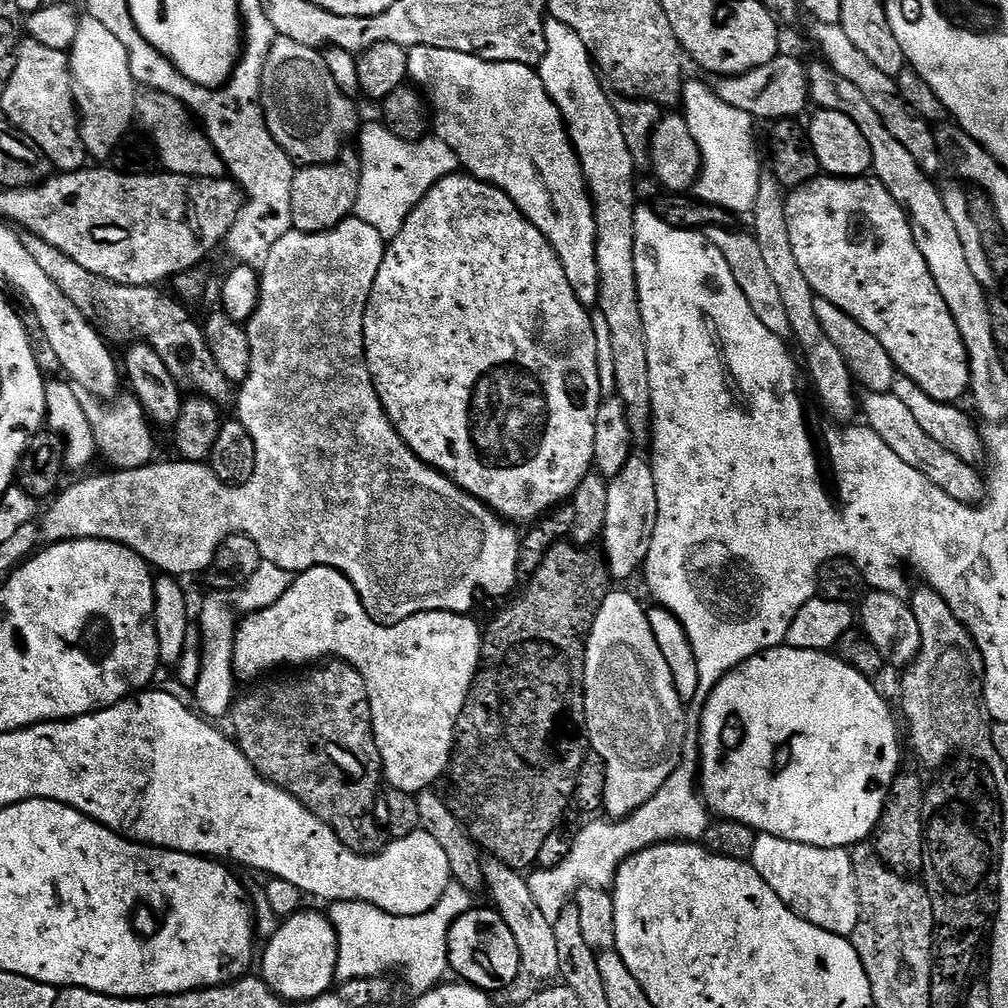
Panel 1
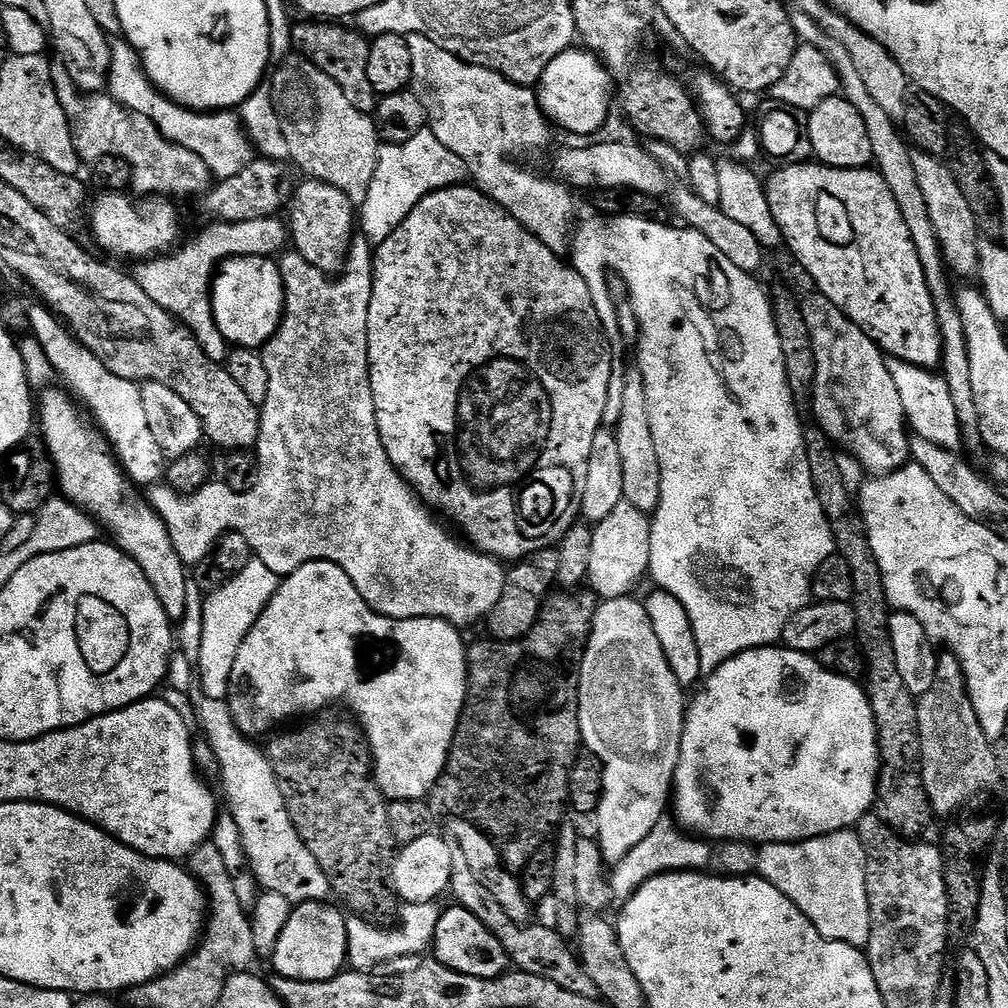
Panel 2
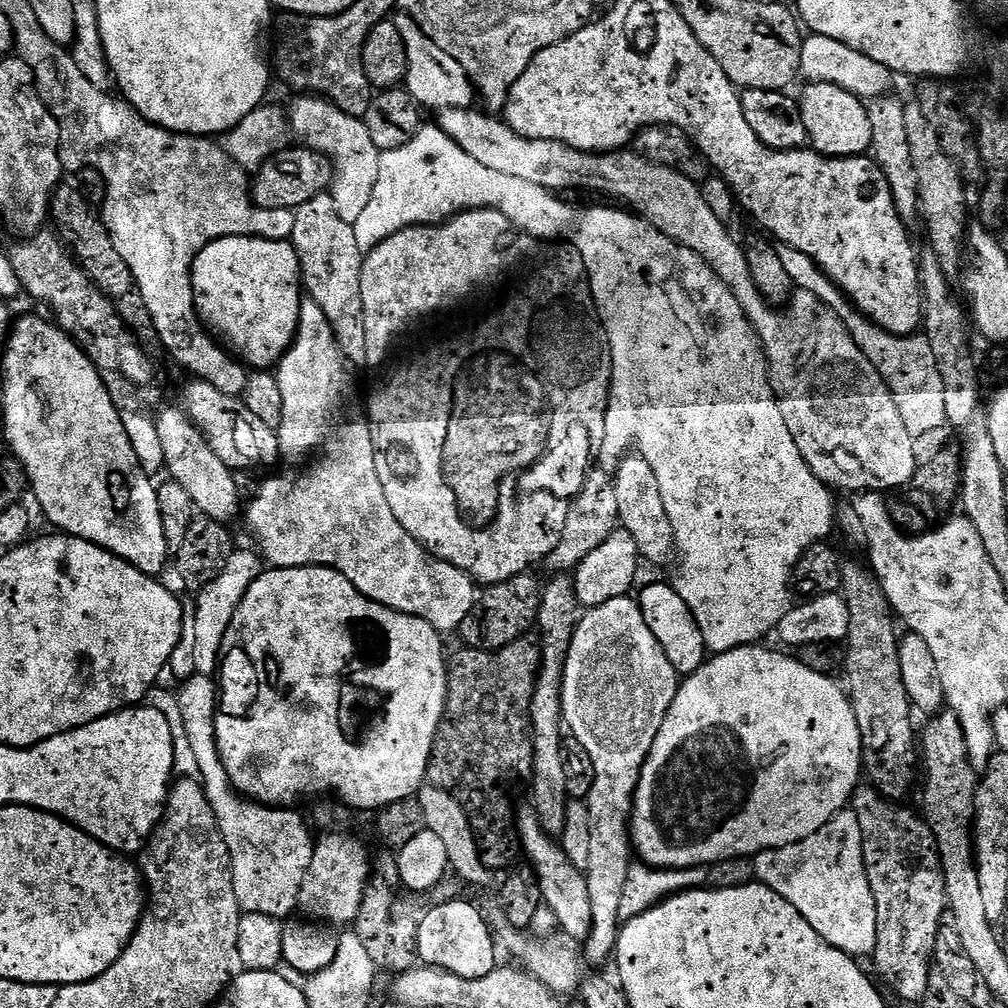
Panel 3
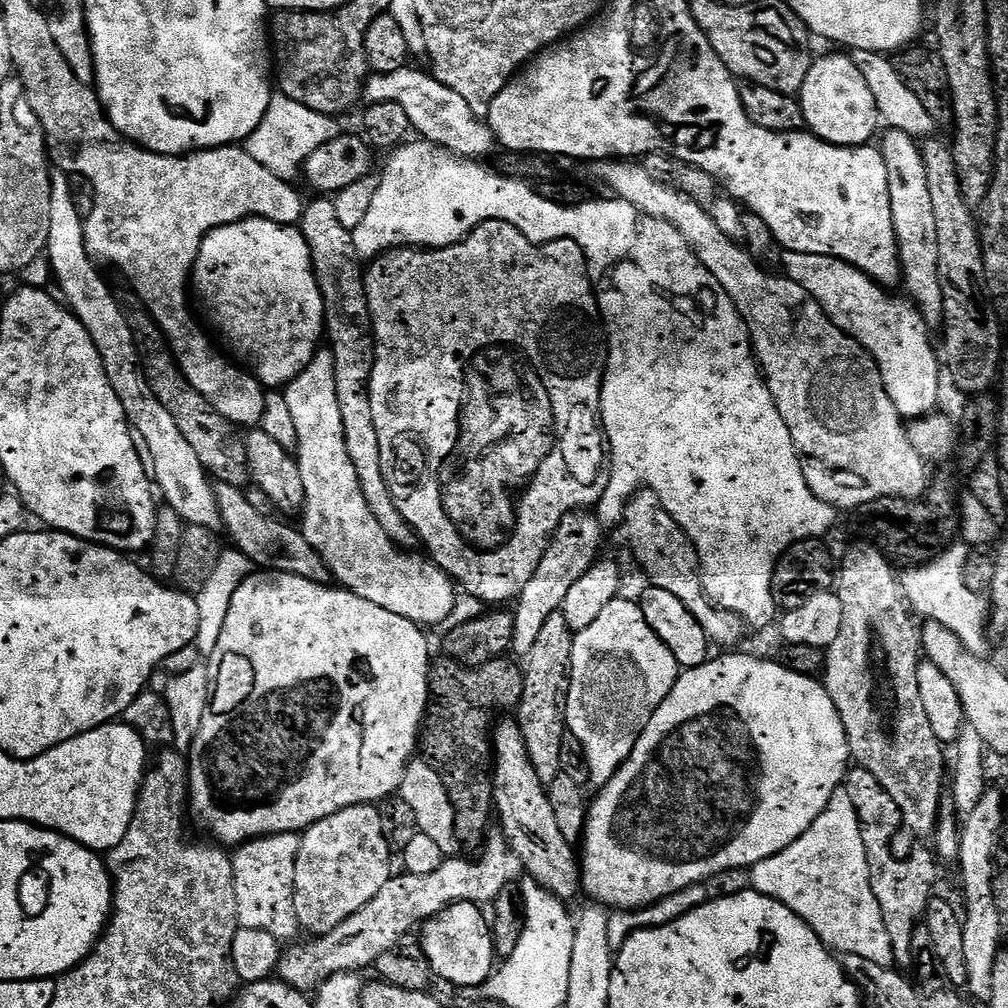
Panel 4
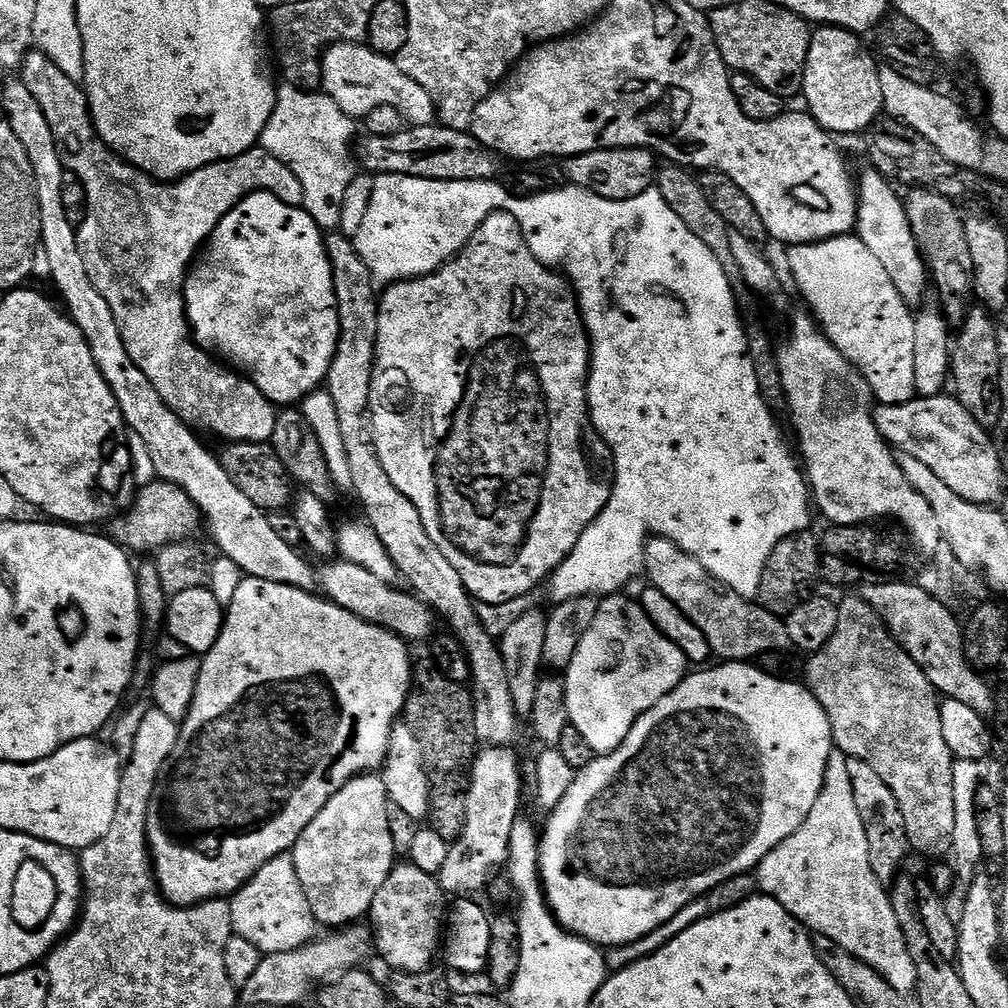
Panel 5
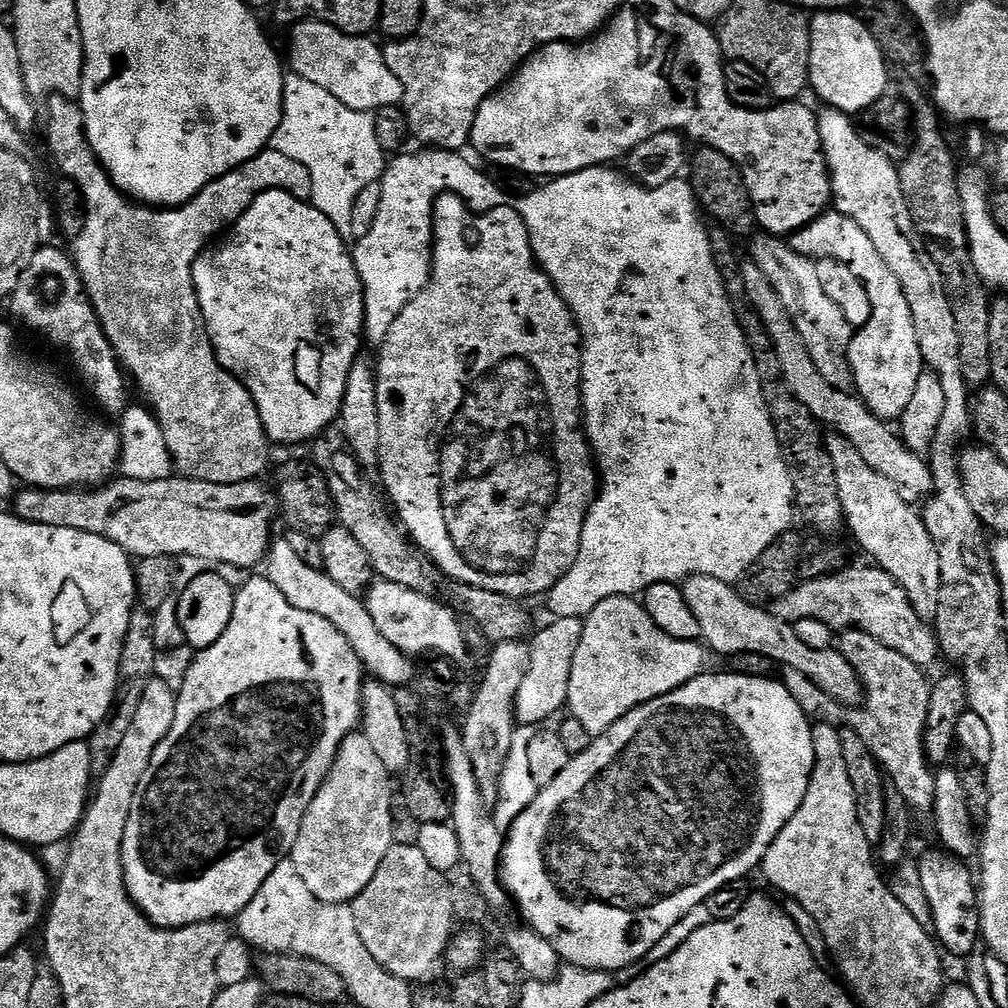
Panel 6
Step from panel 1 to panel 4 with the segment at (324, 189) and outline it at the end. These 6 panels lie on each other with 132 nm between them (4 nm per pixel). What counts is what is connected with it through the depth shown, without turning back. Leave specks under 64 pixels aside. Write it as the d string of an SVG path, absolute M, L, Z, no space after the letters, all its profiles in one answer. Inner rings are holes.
M309 199L305 203L304 216L300 219L298 227L312 251L312 268L316 272L316 281L324 299L326 340L332 343L330 351L334 358L334 382L338 394L338 410L342 413L342 430L346 438L346 450L350 454L350 462L354 462L354 470L358 470L358 482L362 486L362 494L366 498L366 504L370 506L370 512L374 514L374 518L378 518L378 524L382 526L382 530L386 530L386 534L394 541L397 548L412 550L417 547L418 537L415 530L406 522L406 518L402 518L398 506L394 506L394 498L386 486L386 478L382 474L382 462L380 461L378 430L374 426L374 410L370 410L370 390L368 387L372 377L374 337L368 314L368 299L364 293L364 273L366 268L361 261L358 250L354 246L352 230L342 226L341 219L338 218L334 199L312 199L316 200Z

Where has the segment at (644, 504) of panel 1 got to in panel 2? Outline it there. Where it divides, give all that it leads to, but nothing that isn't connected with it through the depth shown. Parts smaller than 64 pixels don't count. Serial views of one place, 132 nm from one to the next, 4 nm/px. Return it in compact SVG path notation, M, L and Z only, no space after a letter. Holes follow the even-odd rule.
M627 502L614 506L614 514L610 514L602 523L593 527L594 547L590 553L590 570L586 581L587 587L595 592L601 601L622 600L633 595L636 583L648 576L650 562L650 534L652 522L649 513L638 510Z

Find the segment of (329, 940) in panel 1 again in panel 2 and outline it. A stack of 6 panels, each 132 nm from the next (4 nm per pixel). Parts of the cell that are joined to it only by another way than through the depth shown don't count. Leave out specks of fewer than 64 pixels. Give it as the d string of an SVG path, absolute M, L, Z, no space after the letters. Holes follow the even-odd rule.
M311 900L293 907L290 922L286 922L278 937L278 946L274 946L274 954L270 957L270 964L276 967L275 975L302 982L326 982L345 971L348 964L348 920L345 913L333 904Z

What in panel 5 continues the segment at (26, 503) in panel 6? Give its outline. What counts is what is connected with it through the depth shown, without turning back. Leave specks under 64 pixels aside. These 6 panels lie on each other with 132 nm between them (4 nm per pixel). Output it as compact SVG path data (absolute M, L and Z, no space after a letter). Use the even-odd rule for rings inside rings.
M157 479L151 484L143 485L143 487L135 493L132 507L111 521L110 529L111 528L111 539L115 540L121 548L132 554L135 554L135 552L148 552L144 554L152 554L159 549L165 548L168 544L183 544L191 541L193 537L195 537L192 535L194 535L199 528L201 531L202 517L194 506L192 499L188 497L181 488L173 484L168 484L165 480Z

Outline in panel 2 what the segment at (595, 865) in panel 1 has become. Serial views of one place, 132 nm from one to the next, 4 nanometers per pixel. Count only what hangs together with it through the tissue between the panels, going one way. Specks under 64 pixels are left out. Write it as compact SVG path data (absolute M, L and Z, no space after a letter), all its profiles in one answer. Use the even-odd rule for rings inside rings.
M668 818L660 820L658 826L654 826L654 830L650 830L650 834L646 834L646 838L642 838L630 854L626 854L626 858L615 861L610 872L613 897L620 902L629 900L646 881L663 872L699 872L707 869L712 850L713 845L709 841L689 834L679 823Z

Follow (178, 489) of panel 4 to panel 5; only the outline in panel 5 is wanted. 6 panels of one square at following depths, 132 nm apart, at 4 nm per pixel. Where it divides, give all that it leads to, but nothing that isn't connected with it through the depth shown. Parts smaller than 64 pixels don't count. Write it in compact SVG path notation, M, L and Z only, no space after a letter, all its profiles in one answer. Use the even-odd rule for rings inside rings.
M16 78L16 80L5 82L4 112L8 115L5 116L7 124L14 130L14 134L18 134L18 142L22 142L26 154L30 154L30 166L34 166L34 178L42 218L42 234L40 235L42 256L43 259L44 256L48 259L48 272L52 275L57 290L60 291L59 299L68 315L72 317L72 321L82 330L82 334L90 346L90 354L94 354L94 362L98 366L102 378L106 378L106 382L122 410L125 425L131 431L137 432L142 437L142 442L146 442L157 477L168 484L178 486L192 499L206 525L206 532L208 528L213 542L220 547L219 555L230 558L230 562L238 565L244 576L266 578L266 582L278 582L305 590L315 589L318 584L317 569L310 568L307 562L299 556L301 553L297 549L291 548L286 542L282 542L282 538L278 538L278 534L274 534L268 521L269 513L254 506L254 502L250 502L250 498L246 498L246 494L242 494L242 490L238 490L238 486L234 486L234 482L230 482L230 474L226 474L219 455L215 451L212 453L199 440L201 437L180 420L178 414L174 414L174 410L170 410L170 406L166 406L162 402L162 398L158 394L158 390L154 390L150 378L146 378L146 374L142 374L142 370L138 370L138 366L134 366L130 354L126 354L122 334L118 334L118 322L114 322L114 314L110 314L110 306L106 306L106 298L102 298L102 294L98 294L98 290L94 290L94 282L90 282L90 278L86 274L86 266L82 266L82 254L78 250L76 241L77 229L66 218L66 210L62 210L62 182L66 169L60 161L60 152L56 148L54 134L50 130L50 122L46 122L46 114L42 114L42 106L38 106L38 102L34 102L34 94L30 94L30 90L26 90L23 79Z

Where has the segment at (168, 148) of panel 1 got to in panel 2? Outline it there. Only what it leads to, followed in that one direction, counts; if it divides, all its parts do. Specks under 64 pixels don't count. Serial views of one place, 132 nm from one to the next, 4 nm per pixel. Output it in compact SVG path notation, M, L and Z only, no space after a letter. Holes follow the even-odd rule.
M116 38L111 41L111 45L112 65L108 71L107 95L113 96L119 104L126 105L130 110L150 118L150 122L158 126L160 133L170 142L190 150L190 154L198 154L198 158L206 162L217 181L234 178L234 174L252 163L252 141L248 139L248 134L235 111L191 112L188 108L183 108L152 85L152 79L146 74L140 55L130 47L127 40Z

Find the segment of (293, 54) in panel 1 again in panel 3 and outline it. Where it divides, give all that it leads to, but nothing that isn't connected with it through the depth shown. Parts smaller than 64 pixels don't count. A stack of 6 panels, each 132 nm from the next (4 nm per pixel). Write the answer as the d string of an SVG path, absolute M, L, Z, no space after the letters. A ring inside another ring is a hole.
M300 94L296 98L297 100L292 104L292 112L290 108L291 123L294 125L295 131L296 128L300 131L300 136L304 139L301 141L316 142L312 140L320 140L319 151L333 160L334 175L330 194L334 198L334 206L337 207L338 214L345 222L350 225L356 224L358 217L364 213L367 204L370 203L370 194L374 194L374 182L378 182L378 166L382 155L380 148L374 146L374 138L370 138L370 130L366 130L363 119L351 117L329 99L321 98L316 94Z

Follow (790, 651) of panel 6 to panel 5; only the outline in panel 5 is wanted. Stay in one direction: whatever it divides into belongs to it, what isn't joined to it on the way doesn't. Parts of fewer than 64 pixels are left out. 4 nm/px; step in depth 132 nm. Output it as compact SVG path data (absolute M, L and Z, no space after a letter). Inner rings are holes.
M661 536L649 539L644 548L644 572L646 577L648 576L647 583L653 588L662 590L662 594L666 594L666 598L670 598L670 602L674 602L674 606L678 606L678 610L682 610L682 614L686 614L686 618L690 618L690 622L694 622L694 626L698 626L698 630L706 634L706 642L717 657L720 655L721 661L752 662L767 652L783 652L792 648L792 639L788 636L788 625L781 617L770 614L751 599L738 596L735 592L721 590L710 579L702 562L686 554L686 550L682 550L674 542Z

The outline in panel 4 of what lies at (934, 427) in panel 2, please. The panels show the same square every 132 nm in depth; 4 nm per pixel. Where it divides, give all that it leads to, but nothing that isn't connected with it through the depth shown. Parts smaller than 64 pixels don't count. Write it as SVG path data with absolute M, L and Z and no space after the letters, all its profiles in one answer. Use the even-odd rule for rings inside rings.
M785 251L782 265L787 279L798 282L814 299L822 306L822 310L850 338L854 338L874 358L874 362L880 368L882 382L886 386L886 394L890 394L890 402L894 402L894 410L898 414L907 417L923 410L931 414L937 411L940 400L940 372L942 376L942 364L938 359L938 352L932 349L932 340L928 337L930 325L920 313L919 308L911 299L899 300L891 296L887 287L881 286L864 273L861 268L853 264L846 264L843 260L837 260L830 256L807 256L805 252Z

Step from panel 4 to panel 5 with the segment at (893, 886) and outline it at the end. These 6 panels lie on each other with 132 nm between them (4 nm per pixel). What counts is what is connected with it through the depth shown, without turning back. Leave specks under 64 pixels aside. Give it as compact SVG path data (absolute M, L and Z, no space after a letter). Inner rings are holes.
M849 758L846 770L850 770L850 783L854 785L854 802L858 806L858 814L862 817L862 826L866 826L866 842L870 846L870 866L880 883L888 886L901 875L904 859L910 855L910 847L906 832L905 818L902 818L902 806L898 806L898 798L878 773L869 764L861 760Z

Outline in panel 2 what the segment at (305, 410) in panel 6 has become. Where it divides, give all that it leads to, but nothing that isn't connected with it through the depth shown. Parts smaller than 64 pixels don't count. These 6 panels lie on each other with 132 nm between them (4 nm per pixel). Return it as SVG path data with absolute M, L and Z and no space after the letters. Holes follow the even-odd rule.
M233 256L216 270L212 281L214 322L229 345L263 349L284 318L284 283L279 263L266 256Z

